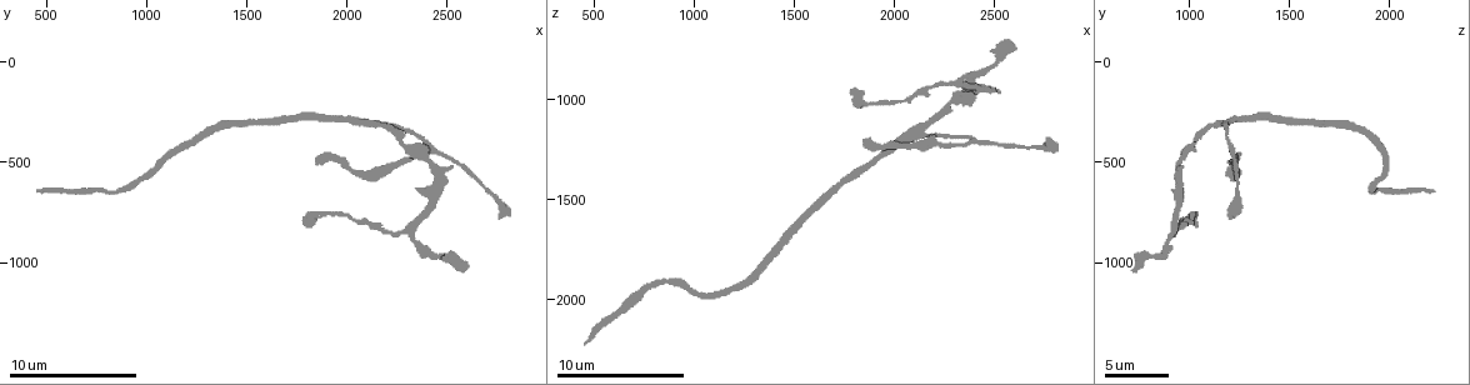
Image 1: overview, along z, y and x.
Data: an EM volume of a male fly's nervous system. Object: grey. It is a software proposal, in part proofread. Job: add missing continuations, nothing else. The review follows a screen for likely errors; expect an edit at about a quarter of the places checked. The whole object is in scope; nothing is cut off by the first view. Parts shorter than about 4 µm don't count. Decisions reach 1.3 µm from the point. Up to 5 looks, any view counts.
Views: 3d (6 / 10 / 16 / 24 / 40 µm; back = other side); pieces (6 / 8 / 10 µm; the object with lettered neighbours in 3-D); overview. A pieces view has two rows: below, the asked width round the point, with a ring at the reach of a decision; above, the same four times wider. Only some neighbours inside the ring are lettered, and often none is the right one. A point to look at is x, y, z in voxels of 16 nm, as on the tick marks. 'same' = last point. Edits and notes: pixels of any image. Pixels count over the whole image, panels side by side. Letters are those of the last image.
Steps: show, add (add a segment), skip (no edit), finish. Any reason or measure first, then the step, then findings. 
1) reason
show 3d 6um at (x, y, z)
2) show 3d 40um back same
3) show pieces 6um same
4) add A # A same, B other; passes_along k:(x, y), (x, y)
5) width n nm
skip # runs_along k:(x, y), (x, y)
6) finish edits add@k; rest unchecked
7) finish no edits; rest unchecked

an open end
show pieces 6um at (2780, 780, 1210)

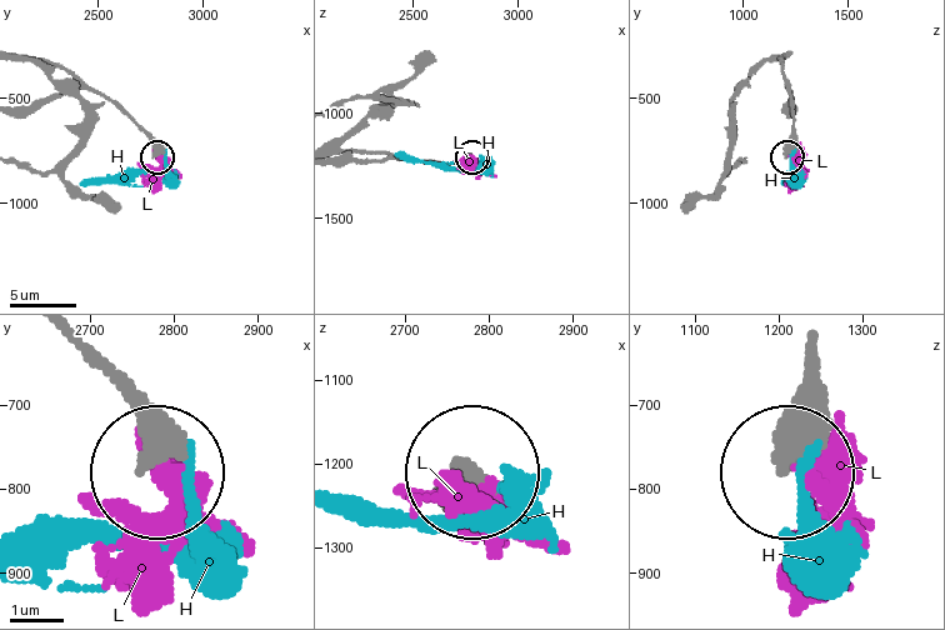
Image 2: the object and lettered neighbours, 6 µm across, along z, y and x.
skip # H other, L other; no lettered segment goes on from it

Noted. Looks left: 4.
show pieces 8um at (1800, 800, 960)

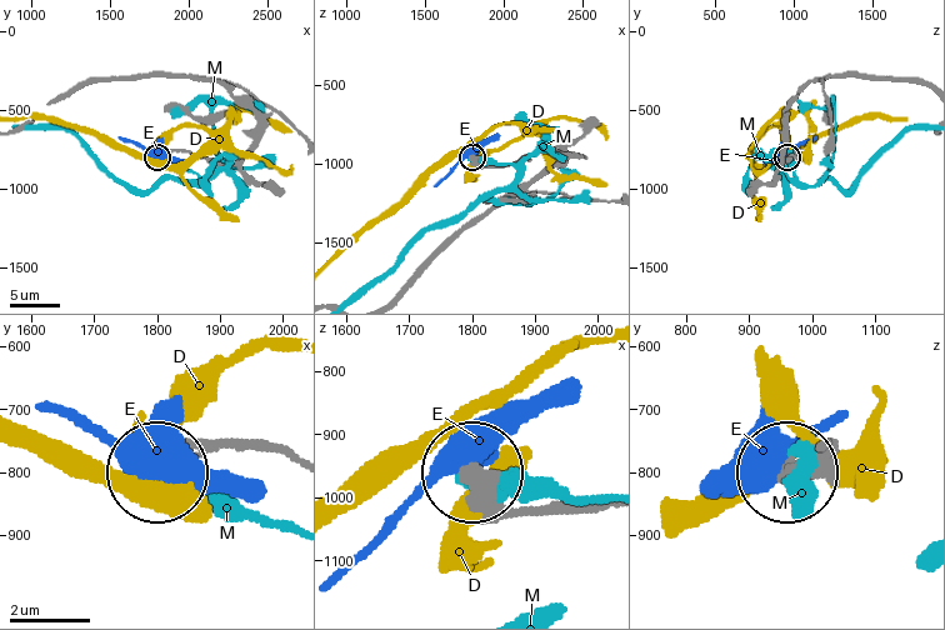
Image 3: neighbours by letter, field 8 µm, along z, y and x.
skip # D other, E other, M other; no lettered segment goes on from it

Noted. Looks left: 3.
branch stops here
show pieces 6um at (470, 640, 2200)

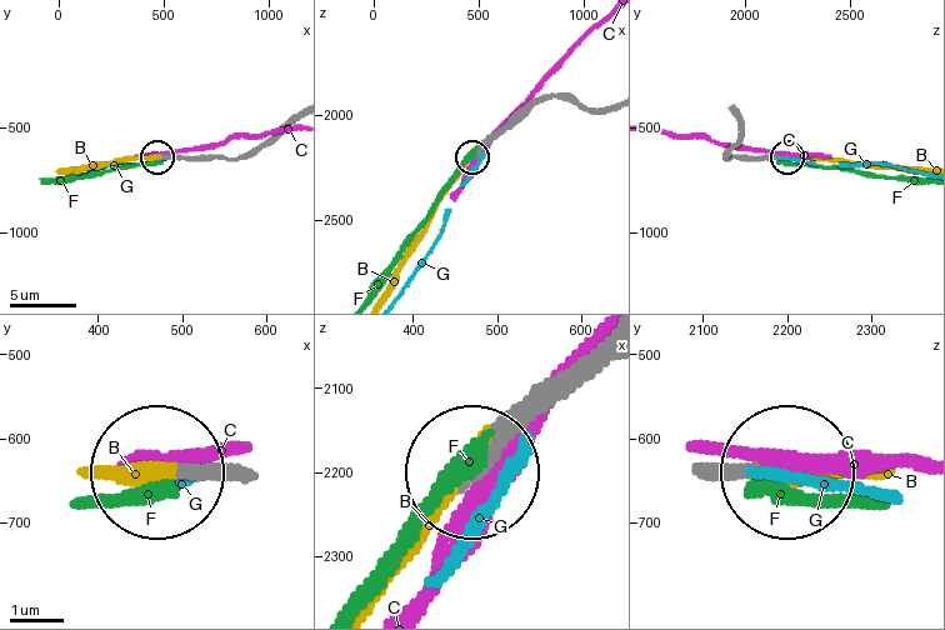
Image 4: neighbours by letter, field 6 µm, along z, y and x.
width 210 nm
add B # B same, C other, F other, G other; the neuron continues

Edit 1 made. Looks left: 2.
finish edits add@4; rest unchecked

